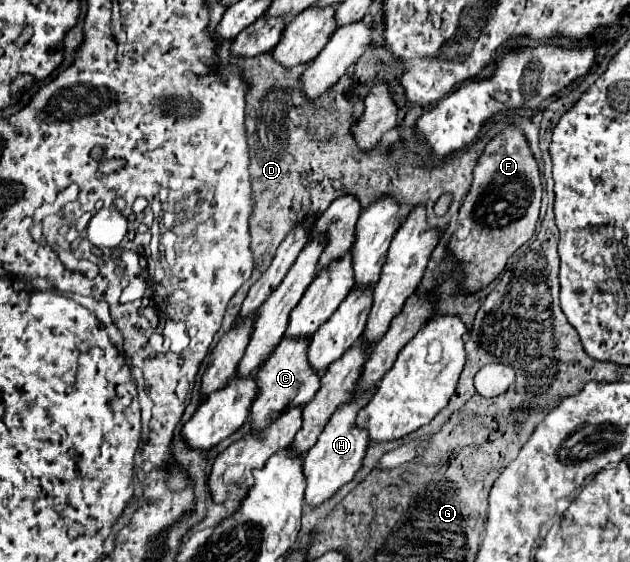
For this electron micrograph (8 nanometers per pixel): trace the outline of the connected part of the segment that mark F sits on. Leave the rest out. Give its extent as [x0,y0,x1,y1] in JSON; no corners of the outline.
[449,128,541,292]

